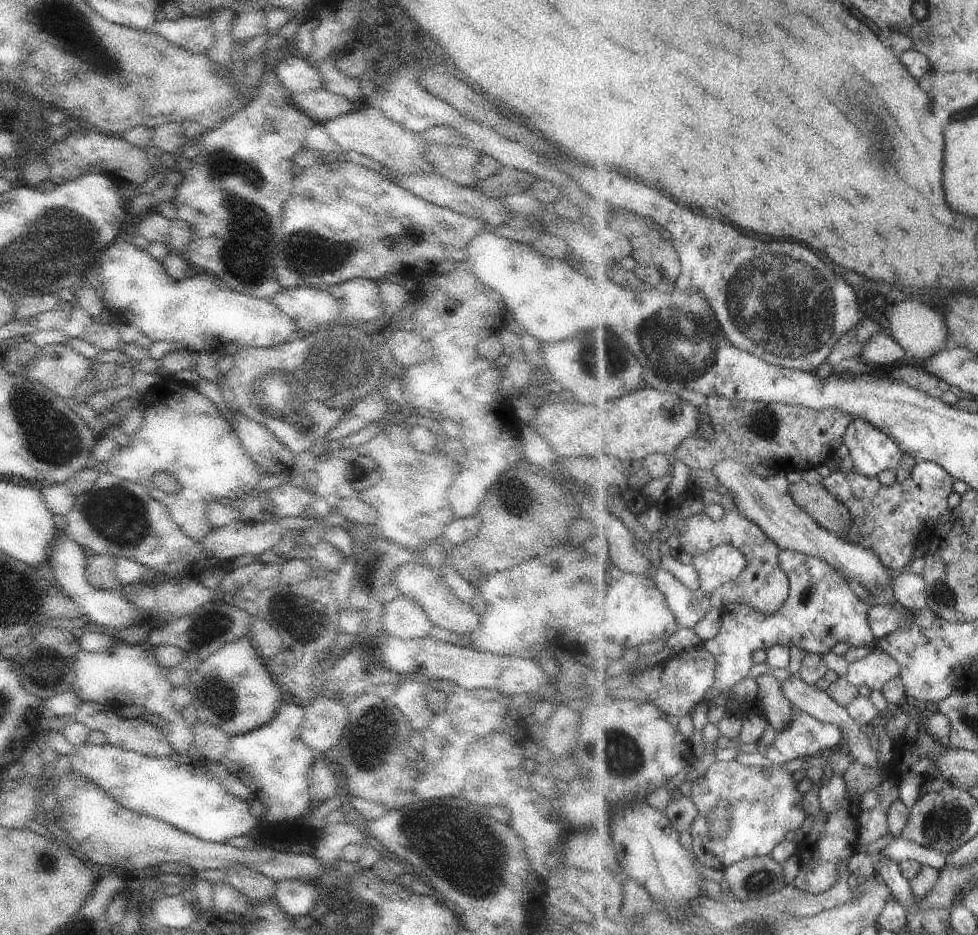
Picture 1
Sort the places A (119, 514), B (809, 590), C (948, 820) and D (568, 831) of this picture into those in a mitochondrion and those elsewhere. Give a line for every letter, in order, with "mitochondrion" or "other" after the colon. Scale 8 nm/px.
A: mitochondrion
B: mitochondrion
C: mitochondrion
D: other

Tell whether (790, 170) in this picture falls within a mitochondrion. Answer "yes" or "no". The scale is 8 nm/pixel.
no

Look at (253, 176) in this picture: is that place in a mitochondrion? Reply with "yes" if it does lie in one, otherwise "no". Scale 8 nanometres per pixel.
yes

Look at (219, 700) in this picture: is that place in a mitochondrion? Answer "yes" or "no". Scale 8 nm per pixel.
yes

